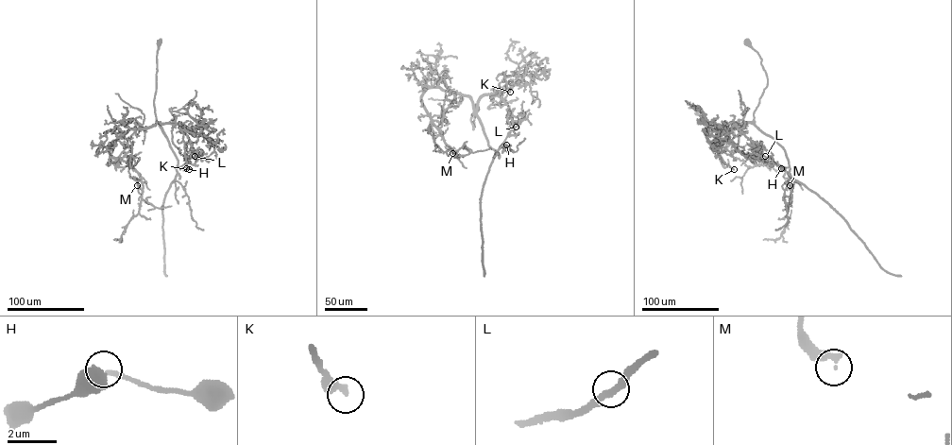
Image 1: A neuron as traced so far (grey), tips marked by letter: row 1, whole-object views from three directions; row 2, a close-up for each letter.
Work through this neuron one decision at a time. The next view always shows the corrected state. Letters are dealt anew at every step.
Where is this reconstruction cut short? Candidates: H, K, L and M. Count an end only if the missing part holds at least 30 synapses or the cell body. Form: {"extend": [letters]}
{"extend": []}

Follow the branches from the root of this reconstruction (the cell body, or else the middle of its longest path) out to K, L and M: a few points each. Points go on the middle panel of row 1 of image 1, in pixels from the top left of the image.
K: (476, 107), (473, 129), (470, 119), (478, 100), (501, 94), (515, 82), (514, 76), (502, 72), (510, 92)
L: (476, 107), (473, 129), (472, 113), (480, 121), (487, 145), (497, 152), (507, 133), (516, 127)
M: (476, 107), (473, 129), (468, 96), (439, 88), (429, 88), (422, 95), (431, 121), (452, 153)

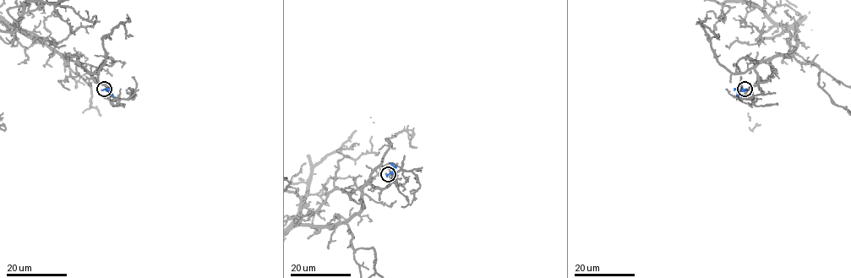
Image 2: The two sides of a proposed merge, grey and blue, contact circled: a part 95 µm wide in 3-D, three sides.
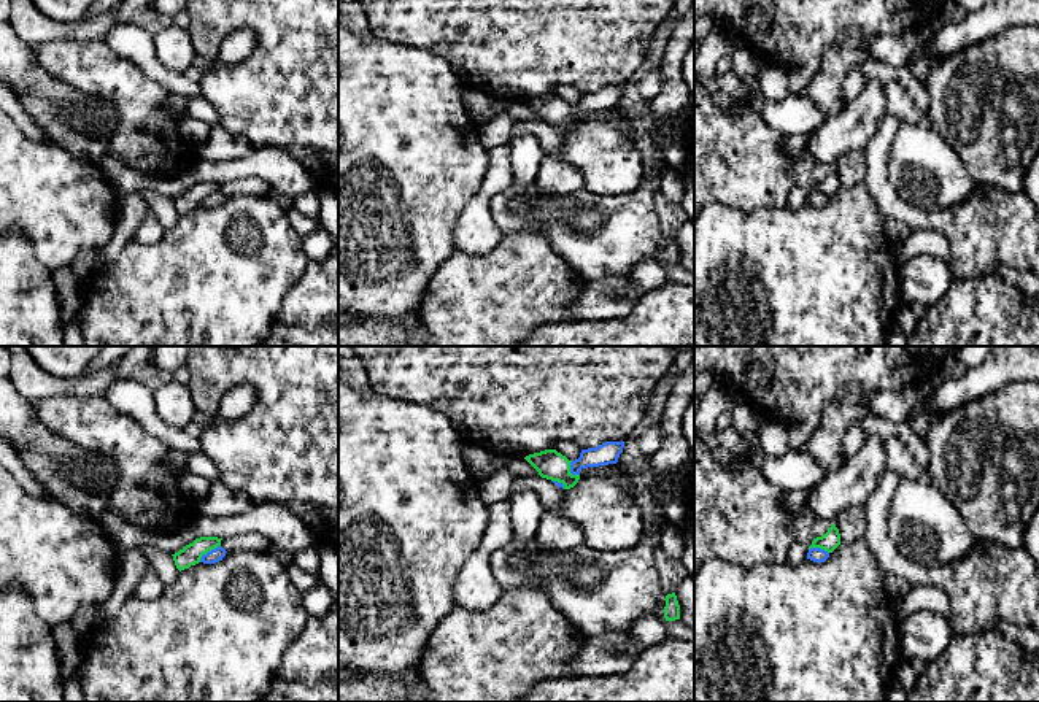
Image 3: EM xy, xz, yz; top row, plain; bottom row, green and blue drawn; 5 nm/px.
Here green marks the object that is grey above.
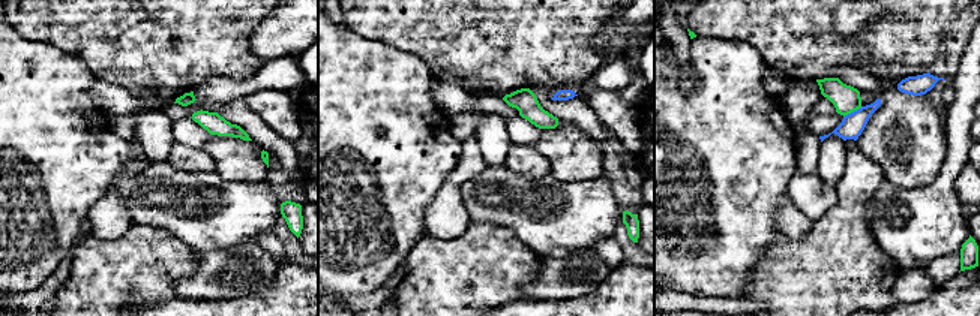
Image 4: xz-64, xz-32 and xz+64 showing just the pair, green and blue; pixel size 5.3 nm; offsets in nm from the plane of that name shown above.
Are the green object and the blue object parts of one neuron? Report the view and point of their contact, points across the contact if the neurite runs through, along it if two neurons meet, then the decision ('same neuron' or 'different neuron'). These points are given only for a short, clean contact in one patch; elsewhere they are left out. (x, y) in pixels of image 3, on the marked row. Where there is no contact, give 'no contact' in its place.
xy (208, 550) | along xy (220, 545), (208, 550), (199, 561) | different neuron

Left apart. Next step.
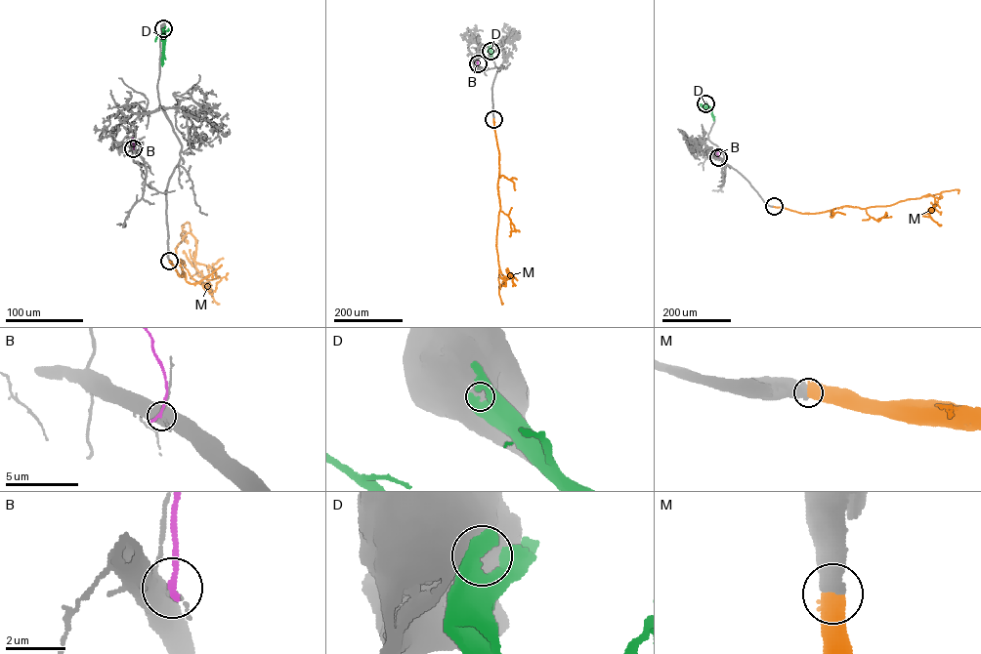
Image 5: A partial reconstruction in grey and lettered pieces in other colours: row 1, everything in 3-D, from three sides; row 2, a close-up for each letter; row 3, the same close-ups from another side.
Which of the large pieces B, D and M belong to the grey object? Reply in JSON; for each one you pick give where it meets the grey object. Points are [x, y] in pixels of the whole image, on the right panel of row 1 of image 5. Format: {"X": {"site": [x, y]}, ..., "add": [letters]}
{"M": {"site": [774, 206]}, "add": ["M"]}

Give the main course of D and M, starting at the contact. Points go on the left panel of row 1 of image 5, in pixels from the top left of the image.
D: (163, 28), (162, 66)
M: (169, 261), (182, 275), (179, 261), (185, 265), (176, 249), (190, 232), (195, 240), (195, 268), (218, 304)

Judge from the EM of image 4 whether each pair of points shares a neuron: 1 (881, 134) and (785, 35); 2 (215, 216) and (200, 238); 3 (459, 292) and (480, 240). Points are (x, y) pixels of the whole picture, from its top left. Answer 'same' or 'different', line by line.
1: different
2: same
3: same

